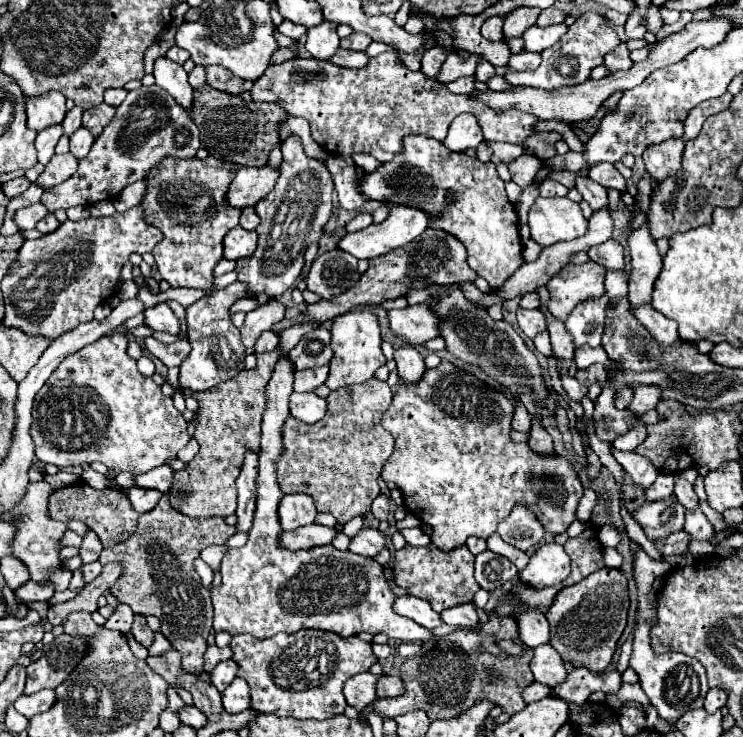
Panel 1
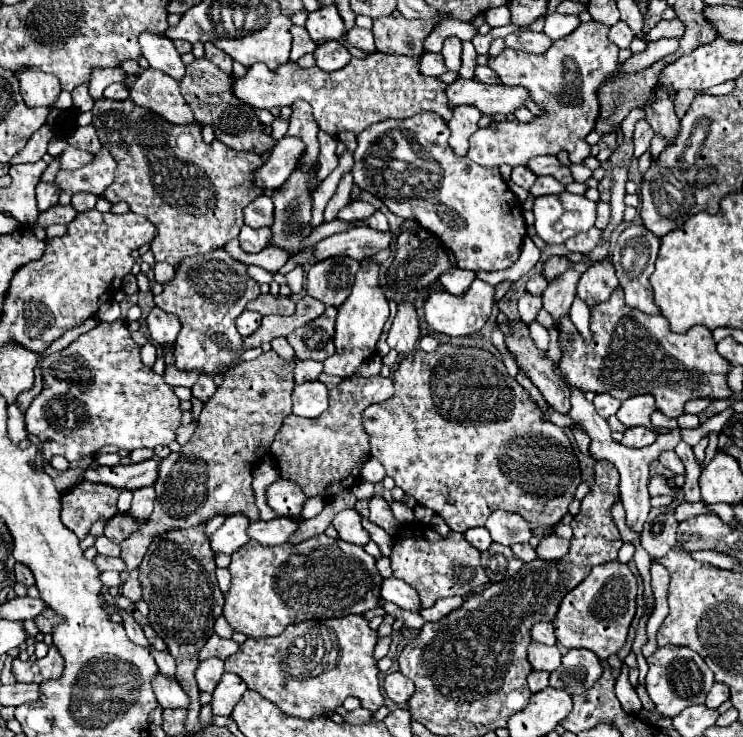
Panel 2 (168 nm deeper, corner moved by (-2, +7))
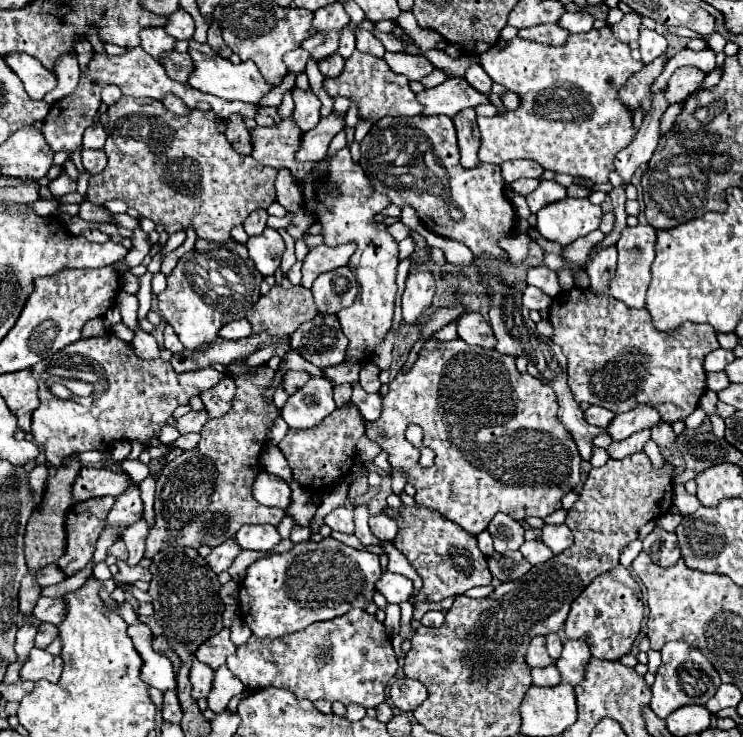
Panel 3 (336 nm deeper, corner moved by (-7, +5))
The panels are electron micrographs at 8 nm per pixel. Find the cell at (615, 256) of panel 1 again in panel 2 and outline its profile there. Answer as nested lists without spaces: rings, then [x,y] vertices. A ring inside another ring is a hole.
[[[591,228],[589,232],[583,232],[583,234],[577,234],[573,238],[569,238],[565,242],[565,246],[569,248],[569,252],[579,252],[579,254],[585,254],[589,250],[593,250],[601,240],[601,230],[597,228]]]

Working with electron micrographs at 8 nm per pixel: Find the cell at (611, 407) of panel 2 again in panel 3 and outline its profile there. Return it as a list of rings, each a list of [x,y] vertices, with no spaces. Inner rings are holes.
[[[590,406],[586,412],[586,420],[590,422],[590,424],[594,424],[594,426],[608,426],[610,422],[612,422],[612,418],[616,416],[612,410],[606,410],[606,408],[602,408],[602,406]]]

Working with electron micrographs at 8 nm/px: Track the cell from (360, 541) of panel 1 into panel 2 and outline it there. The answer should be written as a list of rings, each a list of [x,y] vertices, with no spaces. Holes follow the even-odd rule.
[[[343,510],[339,512],[331,522],[339,534],[341,540],[365,546],[369,542],[369,534],[361,526],[361,516],[357,510]]]

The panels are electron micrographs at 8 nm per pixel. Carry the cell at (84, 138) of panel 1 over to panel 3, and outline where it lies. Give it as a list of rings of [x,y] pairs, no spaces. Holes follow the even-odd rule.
[[[96,122],[94,126],[90,126],[84,134],[84,142],[82,146],[84,148],[104,148],[104,142],[106,142],[106,130],[100,126],[100,122]]]

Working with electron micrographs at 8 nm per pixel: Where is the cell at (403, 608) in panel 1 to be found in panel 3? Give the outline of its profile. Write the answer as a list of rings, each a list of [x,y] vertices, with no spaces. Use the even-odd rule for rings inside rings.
[[[384,572],[382,578],[378,580],[376,588],[388,602],[394,602],[394,604],[406,602],[414,592],[410,578],[398,576],[398,574],[392,574],[392,572]]]

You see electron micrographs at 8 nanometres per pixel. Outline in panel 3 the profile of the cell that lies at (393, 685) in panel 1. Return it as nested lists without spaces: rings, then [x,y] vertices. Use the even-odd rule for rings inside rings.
[[[400,678],[390,686],[390,698],[396,708],[412,712],[414,708],[418,708],[418,704],[422,704],[428,698],[428,692],[418,680]]]

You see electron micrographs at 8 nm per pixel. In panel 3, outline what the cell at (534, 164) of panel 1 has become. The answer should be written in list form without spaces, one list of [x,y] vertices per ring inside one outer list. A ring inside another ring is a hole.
[[[518,178],[518,182],[512,182],[512,188],[516,192],[520,192],[522,196],[528,196],[538,184],[540,184],[540,180],[534,180],[534,178]]]

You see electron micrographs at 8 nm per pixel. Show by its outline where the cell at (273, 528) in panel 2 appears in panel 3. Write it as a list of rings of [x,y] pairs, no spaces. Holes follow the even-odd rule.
[[[272,524],[242,526],[234,538],[238,540],[238,544],[244,550],[262,550],[262,552],[272,550],[282,540],[280,534],[278,534],[278,528],[272,526]]]

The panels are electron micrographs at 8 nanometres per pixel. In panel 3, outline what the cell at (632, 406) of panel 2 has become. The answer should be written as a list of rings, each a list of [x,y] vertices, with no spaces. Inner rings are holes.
[[[642,404],[628,412],[616,414],[614,422],[610,422],[608,426],[608,434],[612,436],[612,440],[624,440],[634,432],[640,432],[644,428],[654,428],[658,422],[660,422],[658,410],[654,410],[650,404]]]

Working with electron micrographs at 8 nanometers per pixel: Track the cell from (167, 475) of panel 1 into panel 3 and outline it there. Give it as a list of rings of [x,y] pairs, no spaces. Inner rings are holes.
[[[82,466],[76,482],[74,482],[74,500],[82,502],[96,496],[118,496],[126,492],[132,486],[130,476],[120,470],[108,470],[108,468],[92,468]]]

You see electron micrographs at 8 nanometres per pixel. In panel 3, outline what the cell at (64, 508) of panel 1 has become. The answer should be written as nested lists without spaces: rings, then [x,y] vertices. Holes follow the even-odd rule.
[[[114,496],[90,498],[84,502],[76,502],[66,514],[66,550],[58,560],[58,566],[68,574],[76,574],[82,570],[92,554],[98,536],[106,526],[106,514],[114,506]]]

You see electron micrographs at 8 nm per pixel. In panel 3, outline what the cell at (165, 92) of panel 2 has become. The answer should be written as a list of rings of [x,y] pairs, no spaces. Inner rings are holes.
[[[164,94],[164,98],[162,98],[162,104],[170,110],[170,112],[174,112],[174,114],[180,114],[180,116],[186,116],[186,114],[190,114],[190,108],[176,96],[176,94]]]

